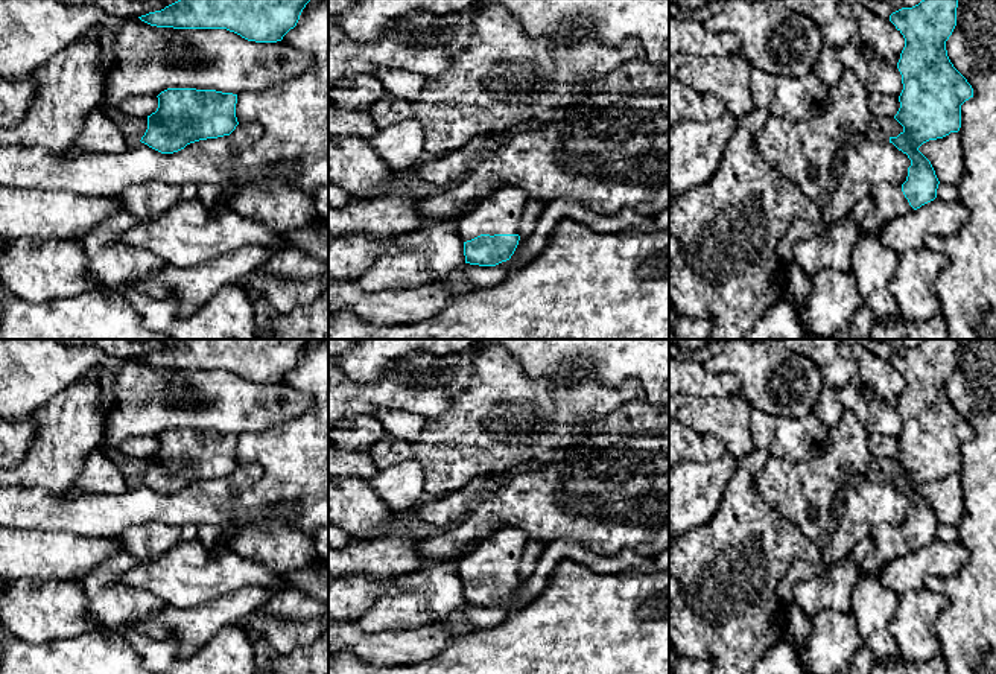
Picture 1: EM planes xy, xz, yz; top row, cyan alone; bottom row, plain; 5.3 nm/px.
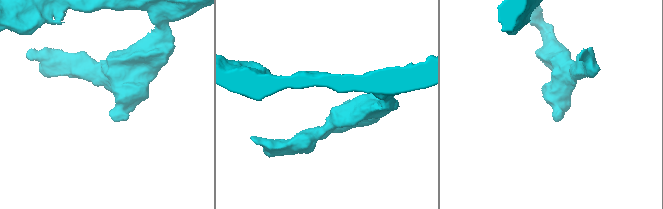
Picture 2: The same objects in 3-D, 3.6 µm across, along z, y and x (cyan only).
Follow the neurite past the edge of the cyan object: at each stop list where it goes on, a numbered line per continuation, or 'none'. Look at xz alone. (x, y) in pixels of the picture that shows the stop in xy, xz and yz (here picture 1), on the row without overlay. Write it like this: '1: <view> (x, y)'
1: xz (501, 554)

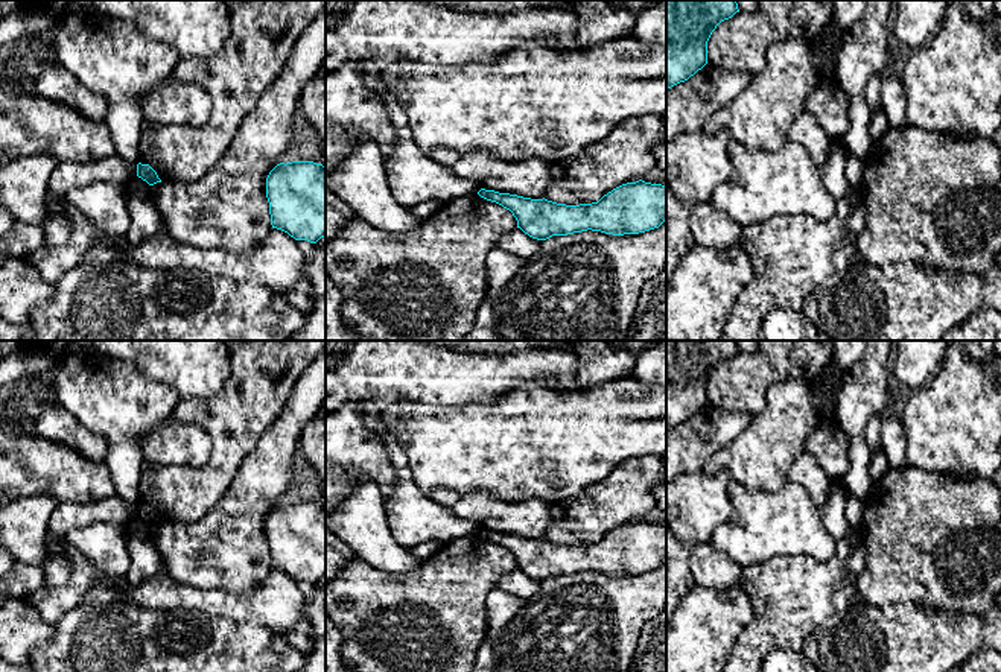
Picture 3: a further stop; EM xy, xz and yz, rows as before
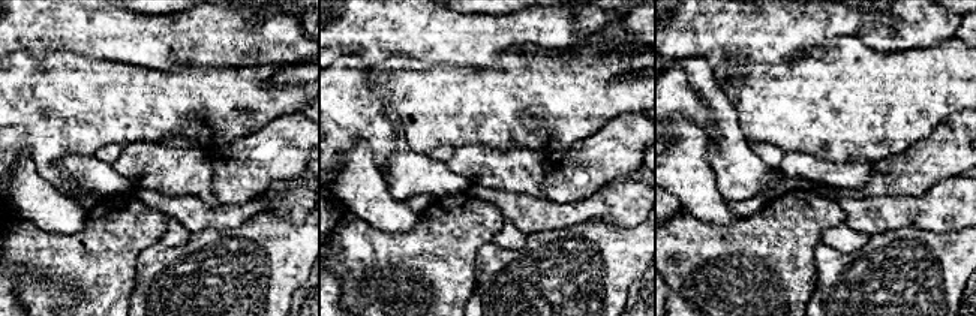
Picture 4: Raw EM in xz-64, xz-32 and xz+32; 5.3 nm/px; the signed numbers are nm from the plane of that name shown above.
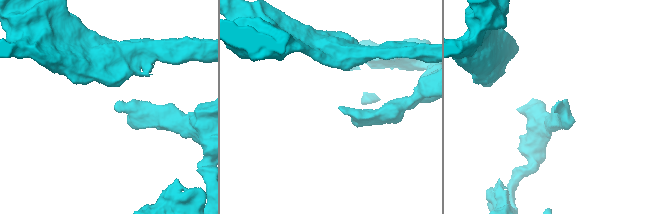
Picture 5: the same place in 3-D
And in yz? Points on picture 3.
none

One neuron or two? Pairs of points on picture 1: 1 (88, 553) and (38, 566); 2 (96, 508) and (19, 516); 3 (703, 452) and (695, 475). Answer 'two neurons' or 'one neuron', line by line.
1: one neuron
2: one neuron
3: two neurons

